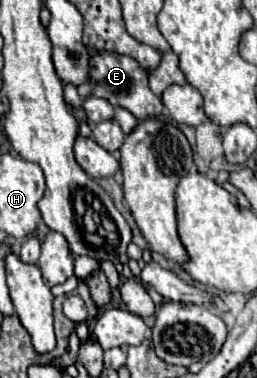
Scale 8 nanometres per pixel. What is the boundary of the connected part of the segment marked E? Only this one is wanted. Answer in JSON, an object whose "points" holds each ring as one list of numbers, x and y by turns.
{"points":[[96,52,92,56,92,78,90,84,94,88,92,96,98,98,106,98,110,100,114,106,122,106,126,110,130,110,134,116,138,116,138,120,148,120,162,114,164,104,158,96,154,96,154,92,148,86,148,76,140,70,140,66,136,64,134,58,130,56,118,56,112,52]]}

